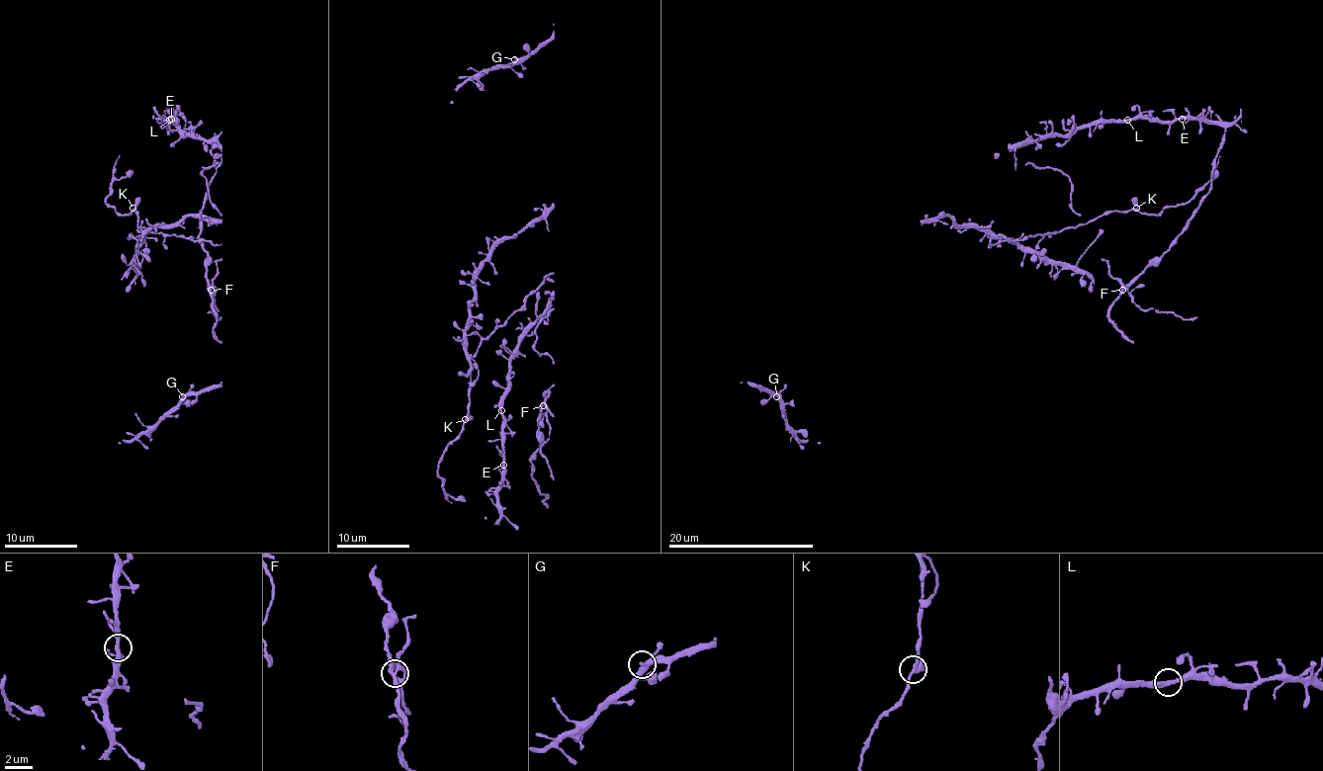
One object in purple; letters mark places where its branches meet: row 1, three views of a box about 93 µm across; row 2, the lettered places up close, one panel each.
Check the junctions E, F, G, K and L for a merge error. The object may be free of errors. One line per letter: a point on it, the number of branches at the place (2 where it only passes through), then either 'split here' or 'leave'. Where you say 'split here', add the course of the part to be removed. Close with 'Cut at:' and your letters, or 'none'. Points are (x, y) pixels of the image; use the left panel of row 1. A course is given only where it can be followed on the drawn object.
E: place (171, 119); branches 4; leave
F: place (211, 290); branches 4; split here; course (210, 290), (206, 277), (208, 253), (199, 237), (199, 214), (216, 173), (212, 149), (216, 140), (214, 132)
G: place (182, 396); branches 3; leave
K: place (132, 208); branches 3; leave
L: place (169, 120); branches 3; leave
Cut at: F

